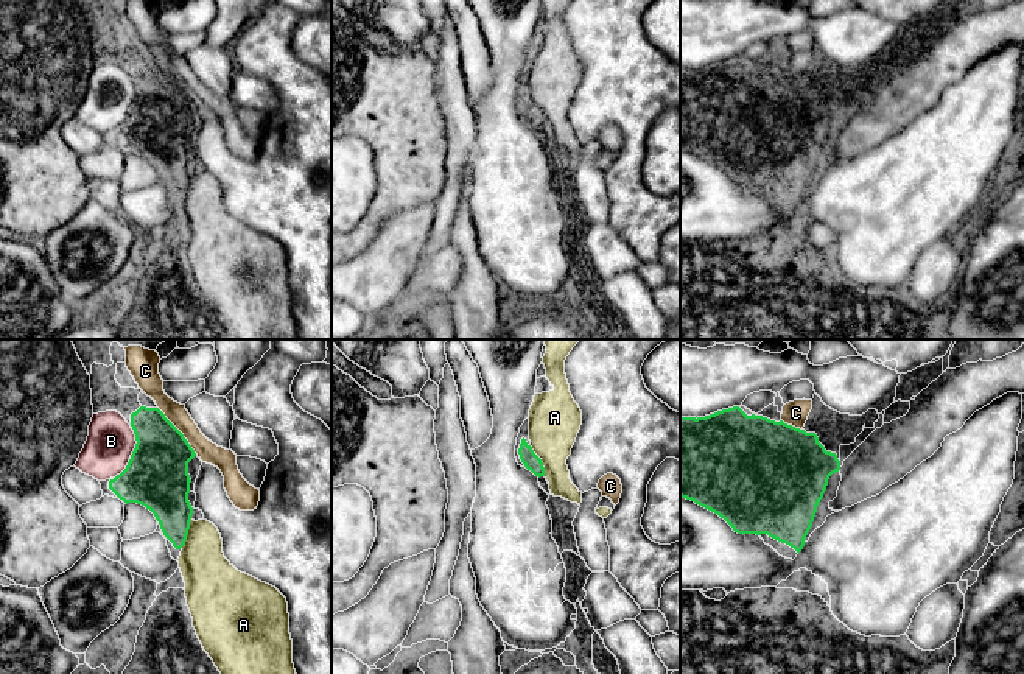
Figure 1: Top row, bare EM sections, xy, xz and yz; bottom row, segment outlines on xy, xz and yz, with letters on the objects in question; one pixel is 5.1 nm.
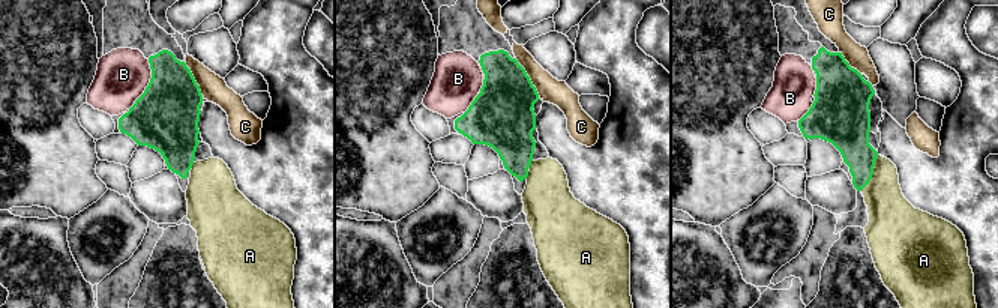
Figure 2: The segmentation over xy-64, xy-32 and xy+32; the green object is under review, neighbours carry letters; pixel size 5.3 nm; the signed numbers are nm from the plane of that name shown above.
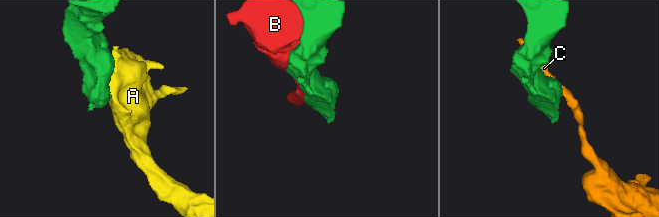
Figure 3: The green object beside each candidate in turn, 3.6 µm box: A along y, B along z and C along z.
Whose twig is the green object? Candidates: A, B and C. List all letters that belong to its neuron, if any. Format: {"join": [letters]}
{"join": ["A"]}

